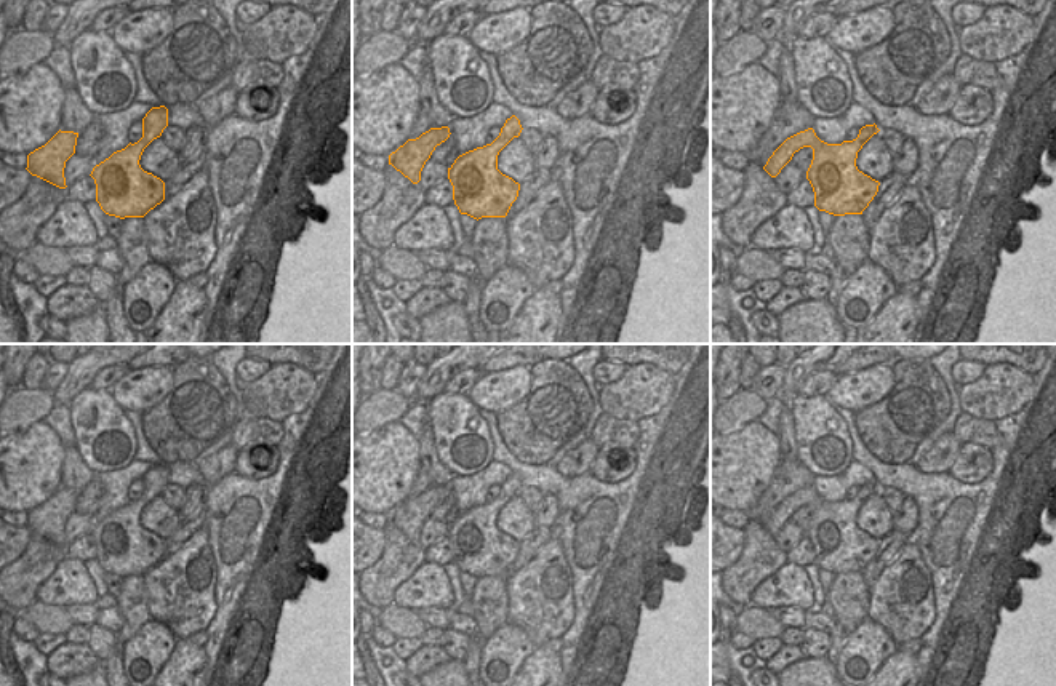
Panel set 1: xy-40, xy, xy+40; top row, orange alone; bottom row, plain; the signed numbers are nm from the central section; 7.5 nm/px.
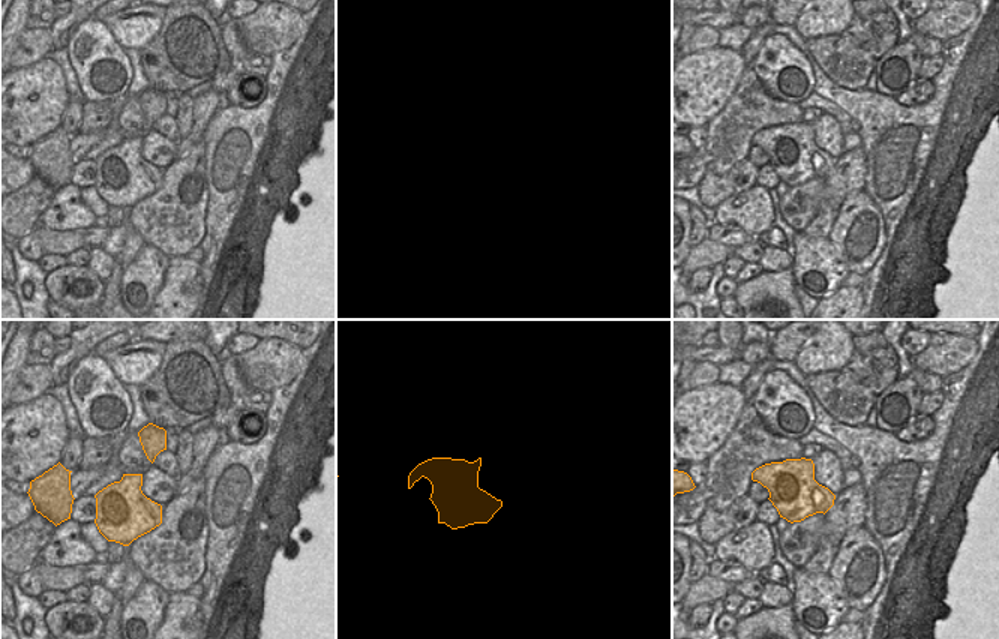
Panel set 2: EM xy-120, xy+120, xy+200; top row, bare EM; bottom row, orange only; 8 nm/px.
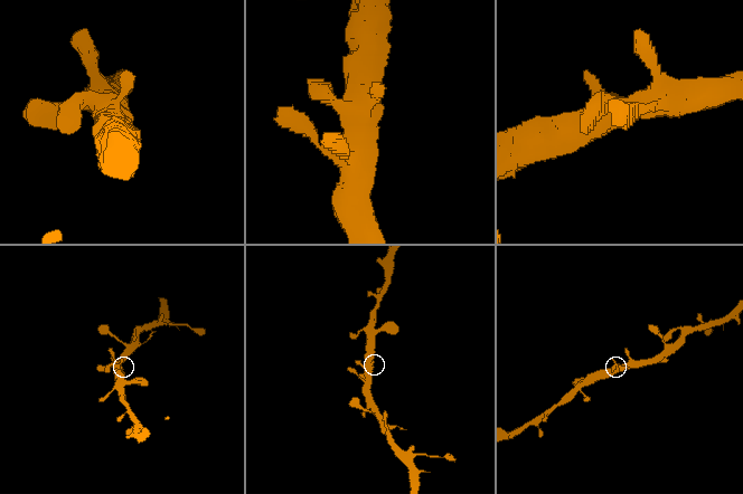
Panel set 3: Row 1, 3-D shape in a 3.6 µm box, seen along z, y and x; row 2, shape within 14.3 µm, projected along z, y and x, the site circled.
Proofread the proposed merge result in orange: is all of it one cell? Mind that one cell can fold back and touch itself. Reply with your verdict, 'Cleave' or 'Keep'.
Keep.

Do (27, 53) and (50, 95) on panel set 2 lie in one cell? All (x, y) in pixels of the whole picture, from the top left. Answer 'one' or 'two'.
two

